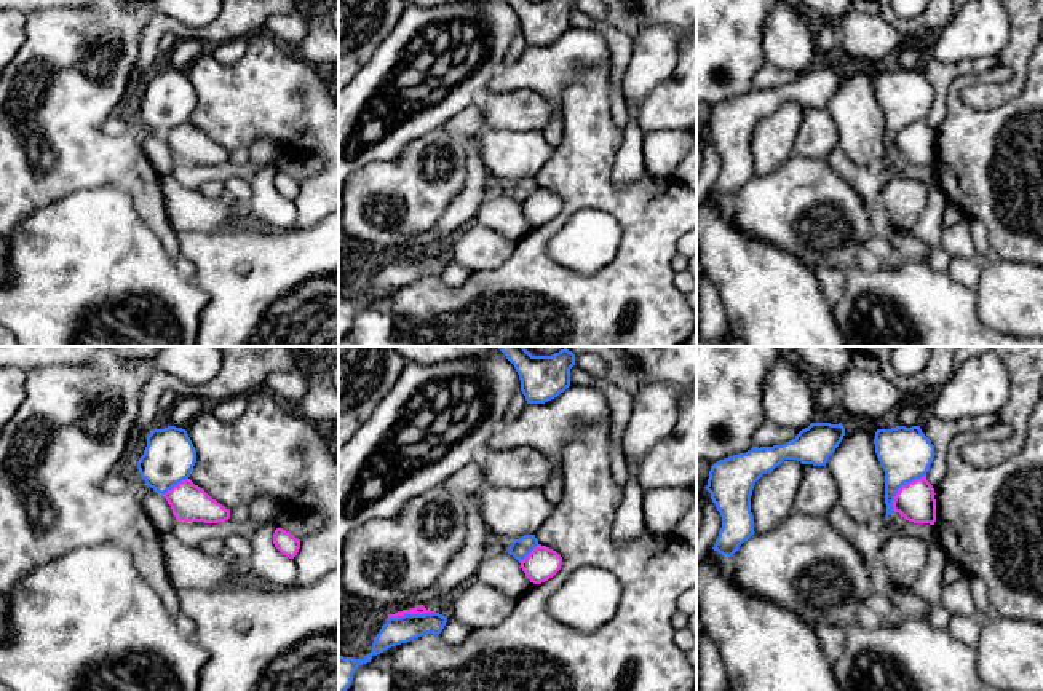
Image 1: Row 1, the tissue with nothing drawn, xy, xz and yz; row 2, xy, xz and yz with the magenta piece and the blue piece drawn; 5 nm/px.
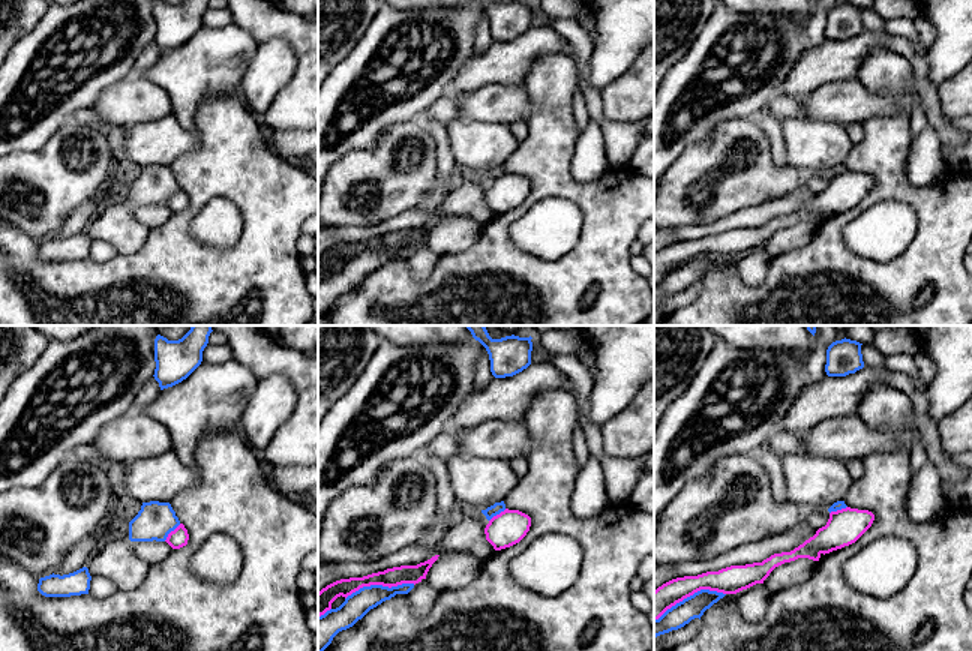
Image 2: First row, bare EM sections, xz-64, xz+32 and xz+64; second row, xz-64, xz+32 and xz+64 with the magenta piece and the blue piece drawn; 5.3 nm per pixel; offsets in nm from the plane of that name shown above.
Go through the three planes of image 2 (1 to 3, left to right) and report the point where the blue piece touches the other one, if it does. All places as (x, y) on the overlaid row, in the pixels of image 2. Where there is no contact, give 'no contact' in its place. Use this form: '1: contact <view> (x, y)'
1: contact xz-64 (171, 531)
2: contact xz+32 (380, 584)
3: contact xz+64 (689, 596)

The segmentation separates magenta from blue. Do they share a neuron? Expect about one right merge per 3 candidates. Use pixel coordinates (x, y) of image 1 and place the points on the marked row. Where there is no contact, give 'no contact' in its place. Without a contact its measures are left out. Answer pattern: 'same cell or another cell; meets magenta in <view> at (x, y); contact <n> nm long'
another cell; meets magenta in yz at (901, 487); contact 240 nm long

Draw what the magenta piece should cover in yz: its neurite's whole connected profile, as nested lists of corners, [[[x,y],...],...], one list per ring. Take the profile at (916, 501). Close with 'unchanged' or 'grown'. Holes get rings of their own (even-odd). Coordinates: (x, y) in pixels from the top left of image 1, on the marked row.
[[[926,476],[902,485],[893,501],[893,509],[906,520],[914,523],[936,522],[936,499],[934,488],[926,480]]] | unchanged

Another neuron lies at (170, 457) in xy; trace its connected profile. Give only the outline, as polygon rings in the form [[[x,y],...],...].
[[[168,426],[147,436],[147,447],[137,461],[145,484],[165,495],[179,482],[190,477],[196,463],[196,450],[185,429]]]

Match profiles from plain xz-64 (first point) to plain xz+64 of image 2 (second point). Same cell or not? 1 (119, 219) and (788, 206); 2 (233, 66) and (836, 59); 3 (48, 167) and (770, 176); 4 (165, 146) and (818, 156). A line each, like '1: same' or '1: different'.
1: different
2: same
3: same
4: same

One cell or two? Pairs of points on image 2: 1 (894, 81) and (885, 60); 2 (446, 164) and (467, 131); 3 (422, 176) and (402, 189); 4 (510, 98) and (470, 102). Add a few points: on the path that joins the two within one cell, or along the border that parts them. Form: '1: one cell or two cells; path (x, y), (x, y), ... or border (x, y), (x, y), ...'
1: one cell; path (893, 77), (885, 69), (885, 65)
2: two cells; border (446, 126), (453, 161), (458, 168)
3: one cell; path (417, 176), (407, 185)
4: one cell; path (500, 102), (480, 102)

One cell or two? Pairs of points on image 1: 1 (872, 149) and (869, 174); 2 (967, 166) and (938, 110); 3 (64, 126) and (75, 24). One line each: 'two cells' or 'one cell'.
1: two cells
2: two cells
3: one cell

